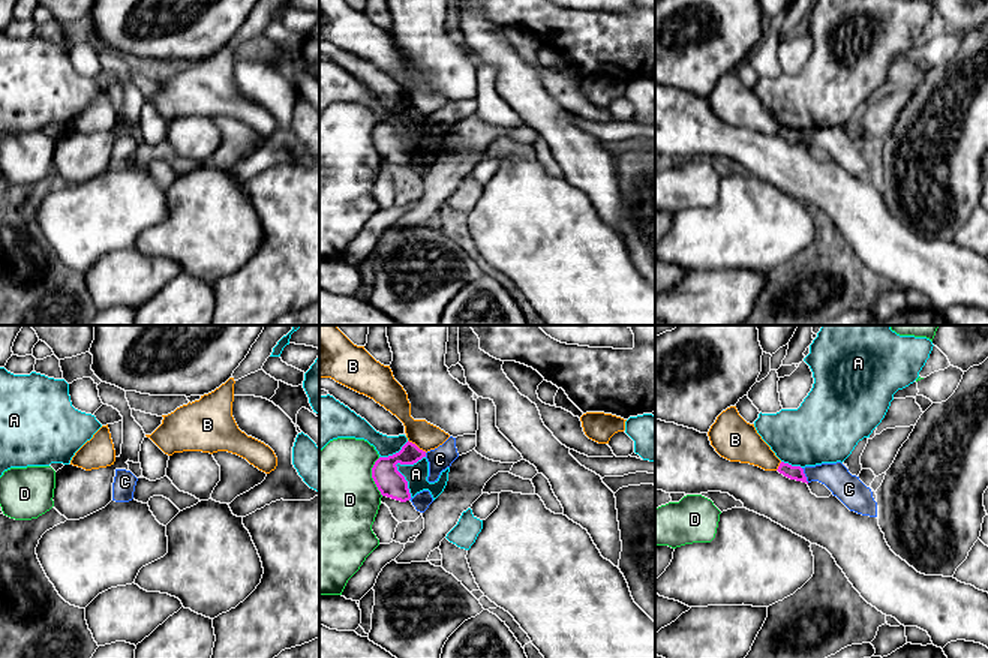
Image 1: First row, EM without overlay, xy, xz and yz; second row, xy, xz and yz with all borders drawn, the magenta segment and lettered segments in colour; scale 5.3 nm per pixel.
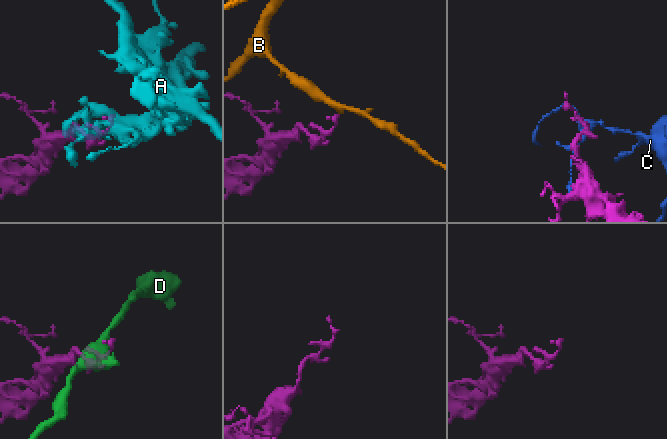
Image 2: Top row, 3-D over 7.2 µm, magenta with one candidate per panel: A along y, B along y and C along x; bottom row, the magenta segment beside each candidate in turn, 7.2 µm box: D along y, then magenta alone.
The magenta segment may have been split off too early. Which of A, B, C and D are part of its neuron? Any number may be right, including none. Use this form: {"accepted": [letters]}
{"accepted": []}

